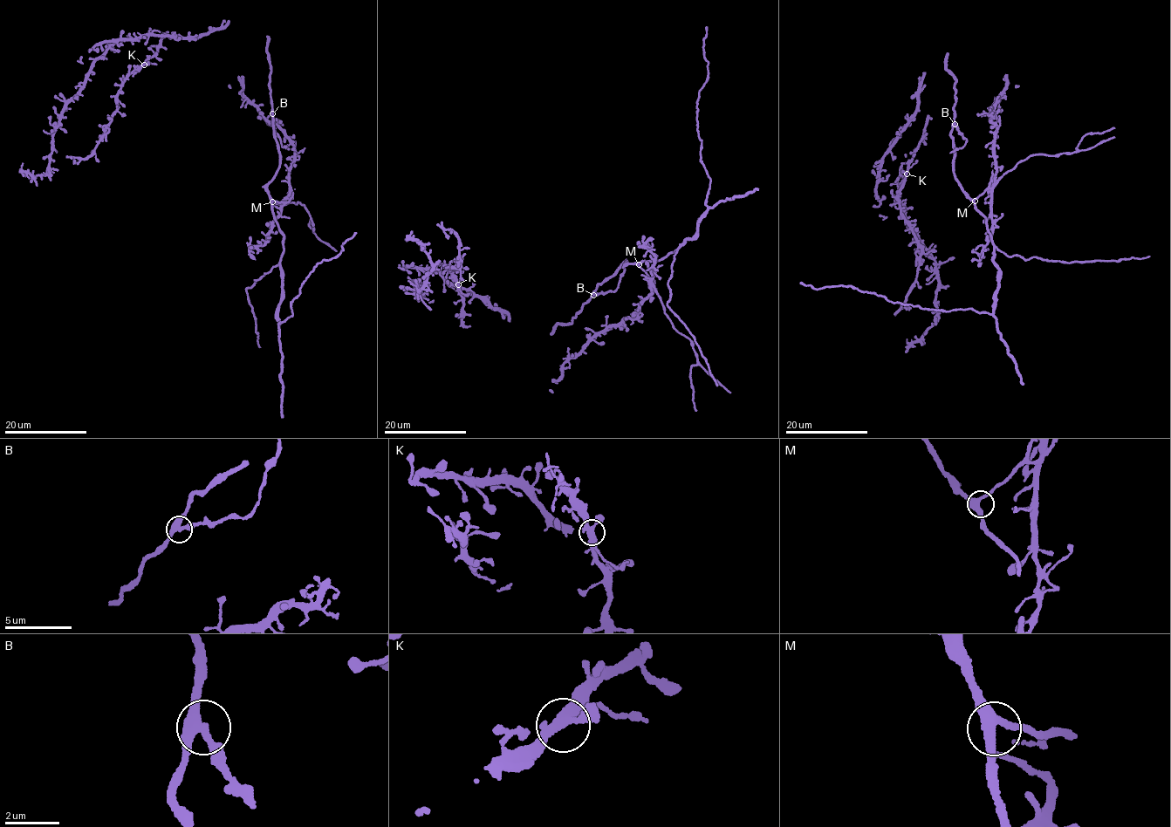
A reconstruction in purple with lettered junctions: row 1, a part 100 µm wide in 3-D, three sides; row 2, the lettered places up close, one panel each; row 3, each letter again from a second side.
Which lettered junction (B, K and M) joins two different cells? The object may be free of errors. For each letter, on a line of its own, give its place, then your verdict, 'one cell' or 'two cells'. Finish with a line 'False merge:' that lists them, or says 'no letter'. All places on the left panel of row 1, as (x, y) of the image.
B: (272, 113) | two cells
K: (144, 64) | one cell
M: (272, 201) | one cell
False merge: B

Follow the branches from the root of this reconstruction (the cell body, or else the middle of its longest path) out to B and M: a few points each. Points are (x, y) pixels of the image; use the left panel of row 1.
B: (271, 99), (271, 114)
M: (271, 99), (273, 135), (279, 153), (278, 170), (267, 186), (272, 201)

